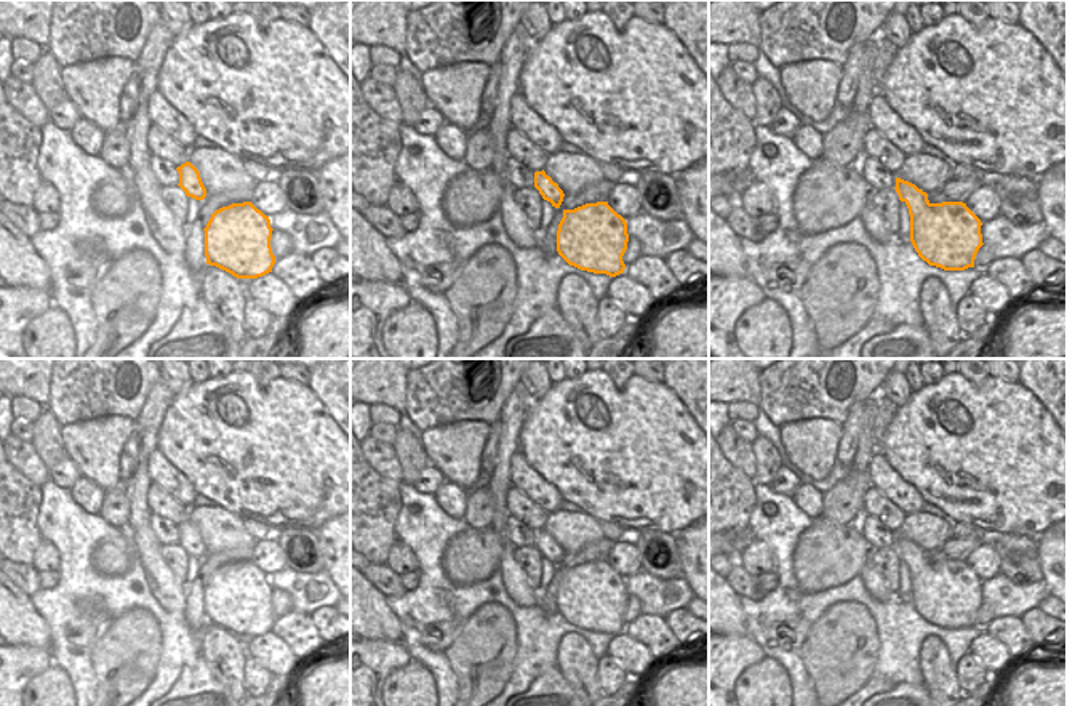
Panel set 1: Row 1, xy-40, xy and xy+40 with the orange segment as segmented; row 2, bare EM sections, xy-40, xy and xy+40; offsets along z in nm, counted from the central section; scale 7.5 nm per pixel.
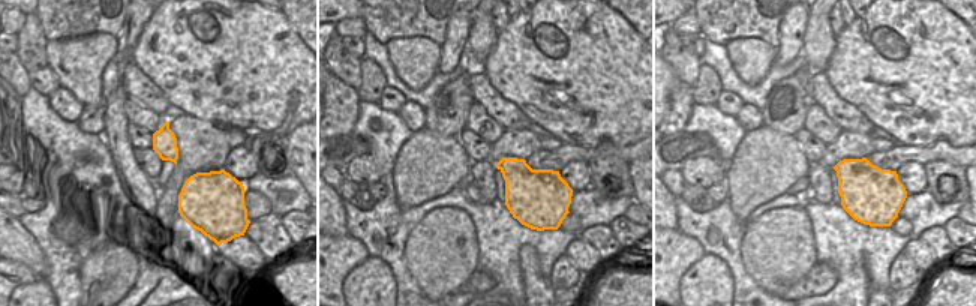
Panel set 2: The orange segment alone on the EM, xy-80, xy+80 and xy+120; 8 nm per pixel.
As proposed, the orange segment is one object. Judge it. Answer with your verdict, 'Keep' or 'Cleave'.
Keep

